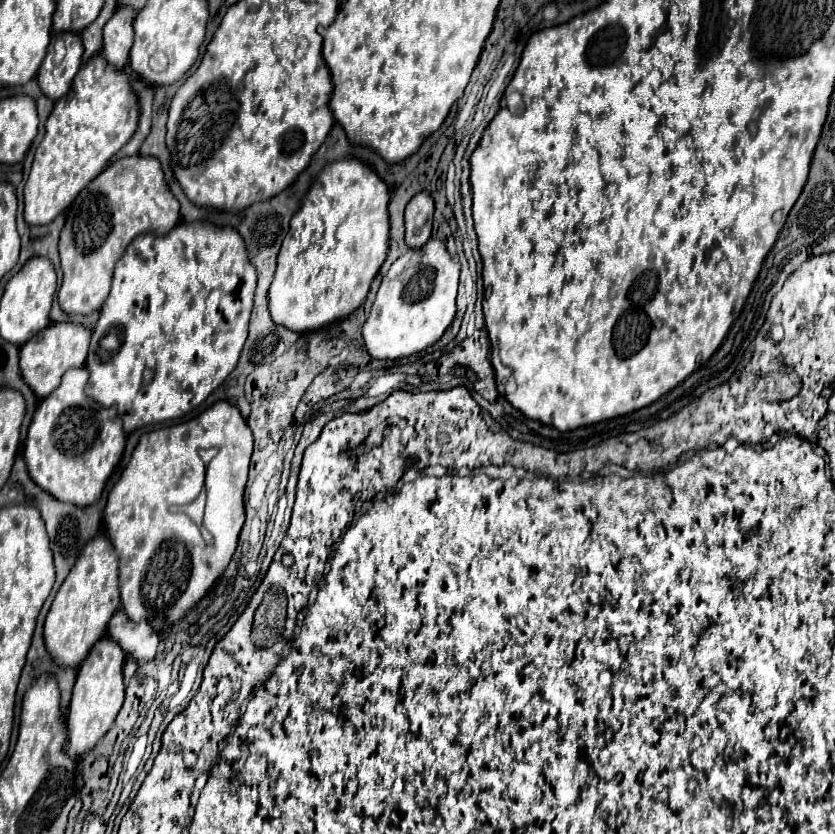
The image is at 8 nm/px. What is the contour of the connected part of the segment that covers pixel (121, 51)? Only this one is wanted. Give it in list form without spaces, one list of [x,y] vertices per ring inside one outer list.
[[[117,6],[115,14],[105,24],[101,56],[117,68],[123,68],[129,60],[129,50],[133,46],[133,20],[135,14],[129,6]]]

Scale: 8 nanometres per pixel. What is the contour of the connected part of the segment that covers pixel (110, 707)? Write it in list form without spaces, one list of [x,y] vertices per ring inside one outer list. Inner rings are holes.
[[[109,636],[101,638],[87,654],[87,658],[81,662],[67,714],[67,730],[69,730],[67,752],[71,756],[77,758],[83,752],[91,750],[97,744],[97,740],[103,738],[105,732],[113,726],[125,698],[123,664],[125,664],[125,652]]]

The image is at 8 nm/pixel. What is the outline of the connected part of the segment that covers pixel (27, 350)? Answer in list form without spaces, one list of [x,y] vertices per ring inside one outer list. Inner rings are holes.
[[[61,322],[61,324],[51,324],[49,328],[41,330],[41,334],[33,336],[29,342],[25,342],[21,346],[21,362],[19,362],[21,374],[39,398],[49,396],[59,386],[61,376],[67,370],[85,366],[87,348],[89,348],[89,334],[91,334],[91,330],[87,330],[83,324]]]

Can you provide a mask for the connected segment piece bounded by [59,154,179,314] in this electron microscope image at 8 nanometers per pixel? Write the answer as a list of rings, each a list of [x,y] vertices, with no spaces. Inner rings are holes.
[[[127,156],[109,164],[95,180],[91,180],[79,194],[77,204],[67,208],[67,222],[59,240],[63,286],[59,290],[59,304],[67,314],[91,314],[99,310],[109,296],[113,282],[113,268],[129,242],[139,234],[165,236],[179,222],[179,202],[171,194],[161,164],[153,156]]]

